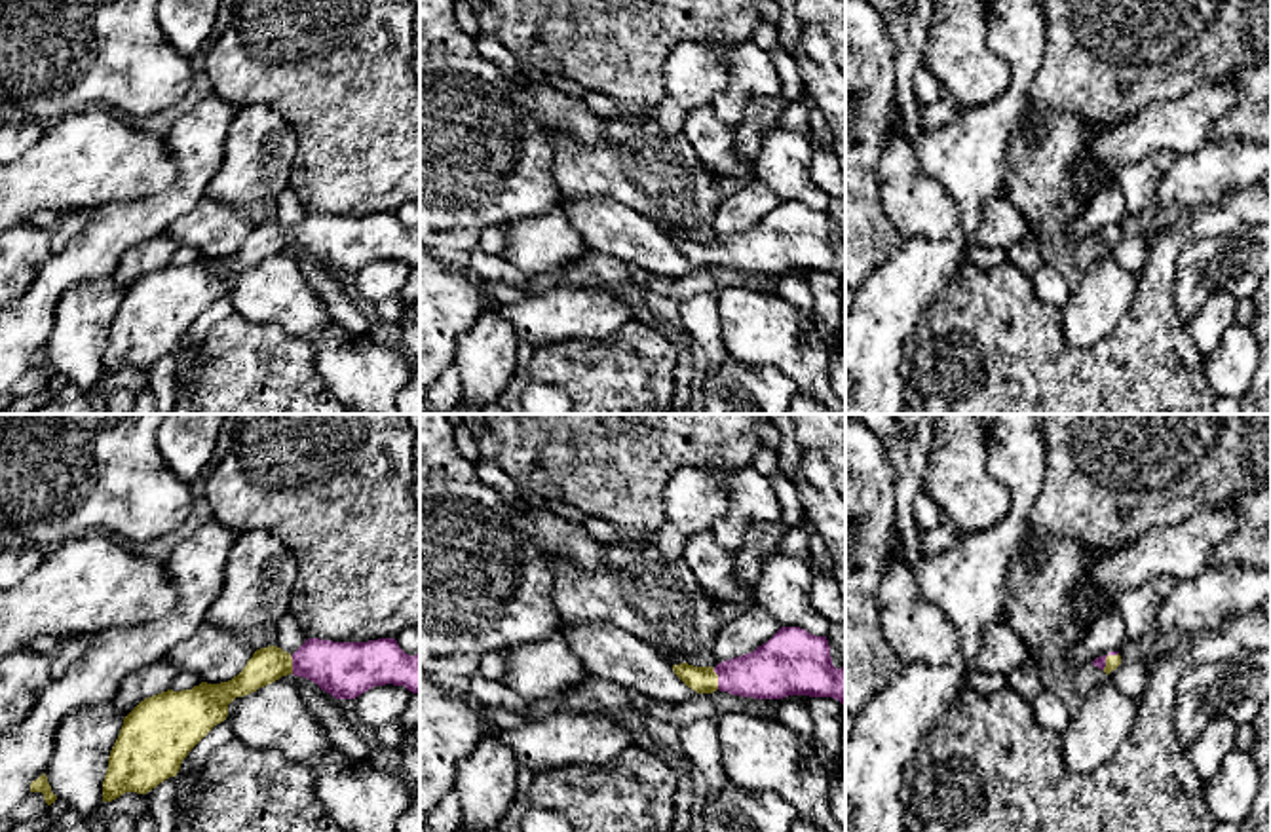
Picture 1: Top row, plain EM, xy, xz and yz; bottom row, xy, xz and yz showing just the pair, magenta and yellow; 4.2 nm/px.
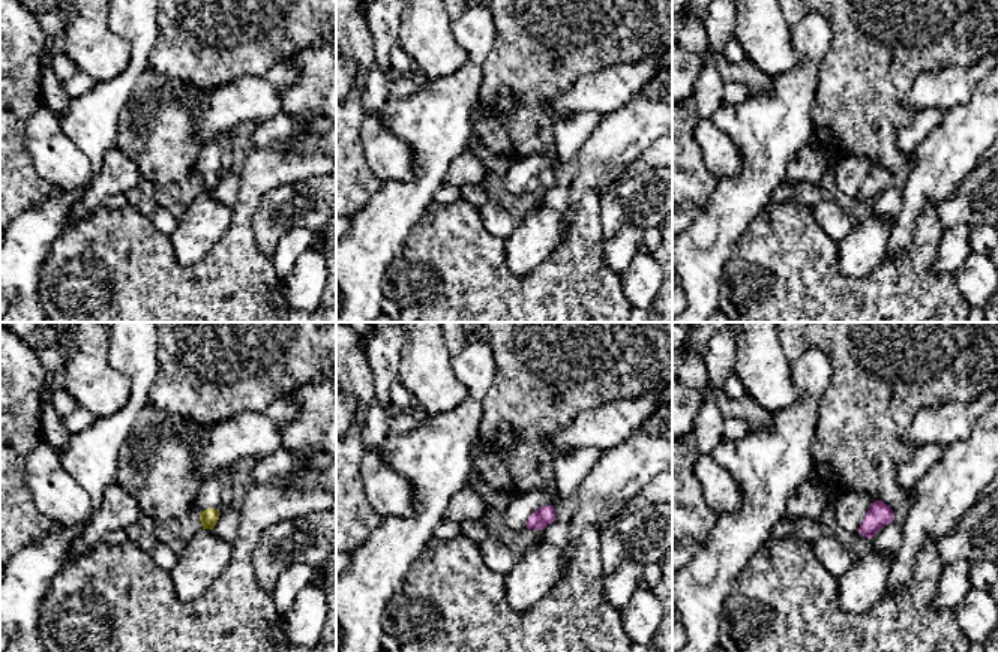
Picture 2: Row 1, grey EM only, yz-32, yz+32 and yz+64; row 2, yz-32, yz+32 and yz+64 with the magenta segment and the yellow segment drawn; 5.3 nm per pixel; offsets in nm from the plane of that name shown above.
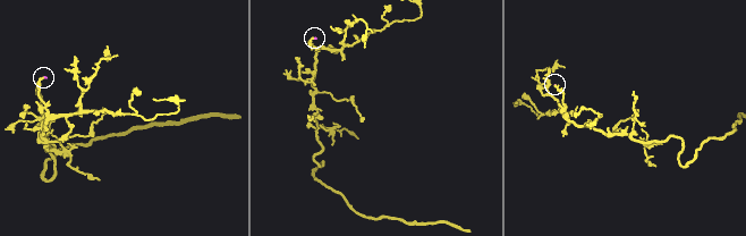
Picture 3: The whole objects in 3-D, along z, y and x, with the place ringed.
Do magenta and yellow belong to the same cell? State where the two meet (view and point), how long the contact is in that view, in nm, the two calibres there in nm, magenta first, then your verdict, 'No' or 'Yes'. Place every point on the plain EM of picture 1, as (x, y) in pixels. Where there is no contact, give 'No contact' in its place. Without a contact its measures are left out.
Touches magenta at xz (719, 253). Shared border 90 nm. Thickness 240 nm (magenta) against 110 nm. Yes

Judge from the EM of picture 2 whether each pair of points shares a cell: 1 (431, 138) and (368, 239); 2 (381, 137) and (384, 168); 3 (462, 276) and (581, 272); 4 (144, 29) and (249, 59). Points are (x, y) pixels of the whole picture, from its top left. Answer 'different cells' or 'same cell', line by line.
1: same cell
2: same cell
3: same cell
4: different cells

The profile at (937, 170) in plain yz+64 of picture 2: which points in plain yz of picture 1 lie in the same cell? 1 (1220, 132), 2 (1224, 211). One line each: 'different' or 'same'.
1: different
2: different

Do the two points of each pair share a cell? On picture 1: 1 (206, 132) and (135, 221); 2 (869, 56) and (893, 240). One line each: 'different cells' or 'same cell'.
1: same cell
2: same cell

